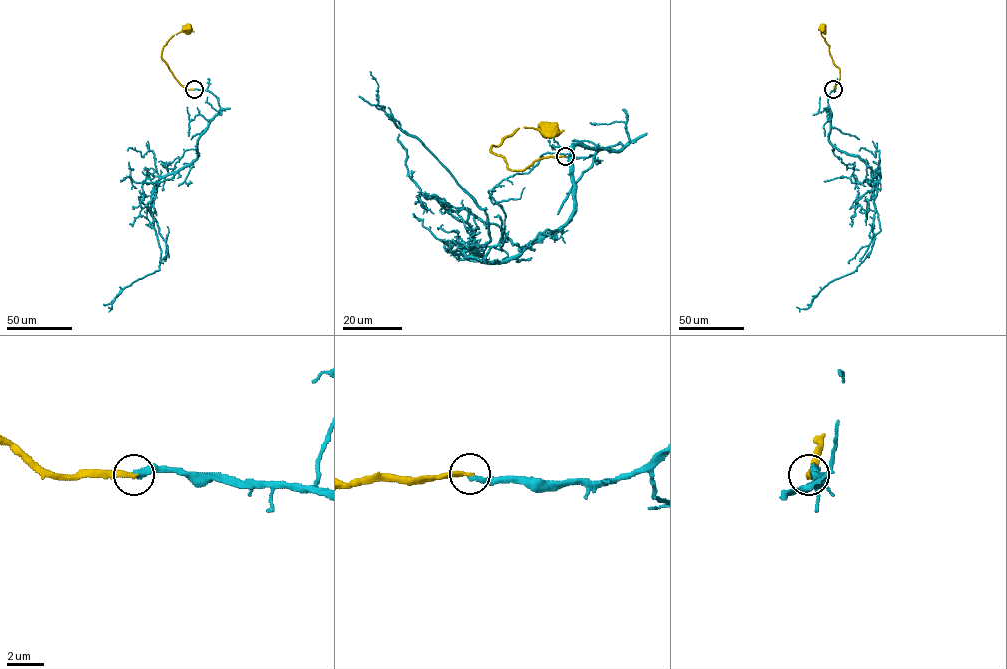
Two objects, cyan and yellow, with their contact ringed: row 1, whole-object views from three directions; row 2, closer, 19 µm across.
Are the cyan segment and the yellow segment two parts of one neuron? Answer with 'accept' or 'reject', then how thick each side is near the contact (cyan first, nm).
accept; calibres 320 and 260 nm

